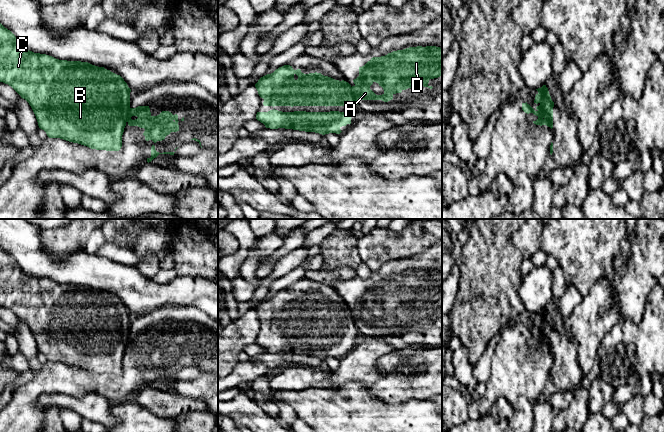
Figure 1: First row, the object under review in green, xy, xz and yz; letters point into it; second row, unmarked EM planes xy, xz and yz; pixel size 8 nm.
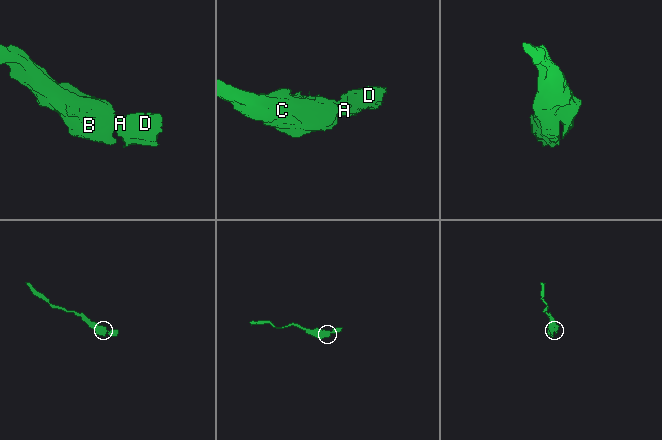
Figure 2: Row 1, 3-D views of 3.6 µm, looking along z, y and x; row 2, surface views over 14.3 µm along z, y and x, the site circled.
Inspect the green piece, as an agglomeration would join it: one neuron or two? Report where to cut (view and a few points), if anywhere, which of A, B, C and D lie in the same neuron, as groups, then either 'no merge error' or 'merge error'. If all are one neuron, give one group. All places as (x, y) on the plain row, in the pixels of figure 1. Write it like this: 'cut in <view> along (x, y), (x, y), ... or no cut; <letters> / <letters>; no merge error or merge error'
cut in yz along (538, 334), (550, 350); A D / B C; merge error

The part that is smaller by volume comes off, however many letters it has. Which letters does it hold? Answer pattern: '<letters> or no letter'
A, D

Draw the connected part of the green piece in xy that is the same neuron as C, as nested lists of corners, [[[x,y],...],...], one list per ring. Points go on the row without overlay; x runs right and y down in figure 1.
[[[0,247],[0,306],[11,310],[21,322],[29,327],[36,340],[39,352],[44,354],[49,362],[60,362],[96,374],[119,375],[121,373],[122,359],[130,336],[131,313],[120,299],[104,291],[98,291],[88,286],[59,284],[46,278],[34,277],[26,274],[19,268],[15,259]]]

